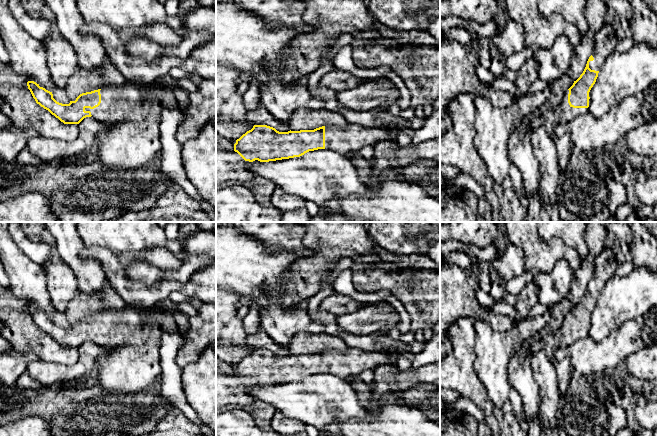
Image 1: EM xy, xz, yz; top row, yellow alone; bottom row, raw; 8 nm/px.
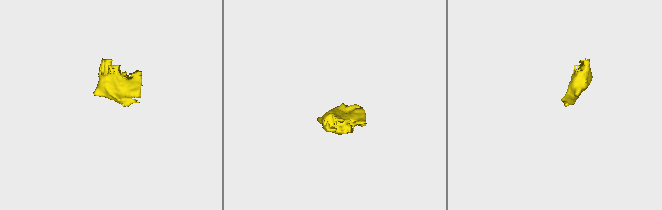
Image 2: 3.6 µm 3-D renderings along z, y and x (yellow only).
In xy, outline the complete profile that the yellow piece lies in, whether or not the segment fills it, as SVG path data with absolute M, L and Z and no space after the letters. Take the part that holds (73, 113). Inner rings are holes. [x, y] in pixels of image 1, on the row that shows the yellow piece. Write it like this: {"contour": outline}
{"contour": "M125 80L121 87L103 87L82 93L75 101L62 104L53 98L52 92L40 87L34 81L27 82L36 103L64 124L79 124L84 118L91 116L104 123L107 129L97 136L96 147L92 153L104 168L125 170L148 167L154 159L159 158L162 148L161 113L164 109L175 109L180 105L173 88L156 83L148 91L143 92L141 88L147 84Z"}

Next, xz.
{"contour": "M347 123L288 132L279 132L267 125L254 125L236 140L233 151L216 151L216 185L225 181L251 181L254 174L247 168L246 161L289 159L318 149L348 156L366 146L396 141L399 132L395 124L365 127Z"}

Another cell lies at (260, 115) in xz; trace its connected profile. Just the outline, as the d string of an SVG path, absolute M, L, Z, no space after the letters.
M258 106L253 110L248 110L245 115L245 122L252 125L267 125L279 132L290 131L288 124L280 123L264 106Z

